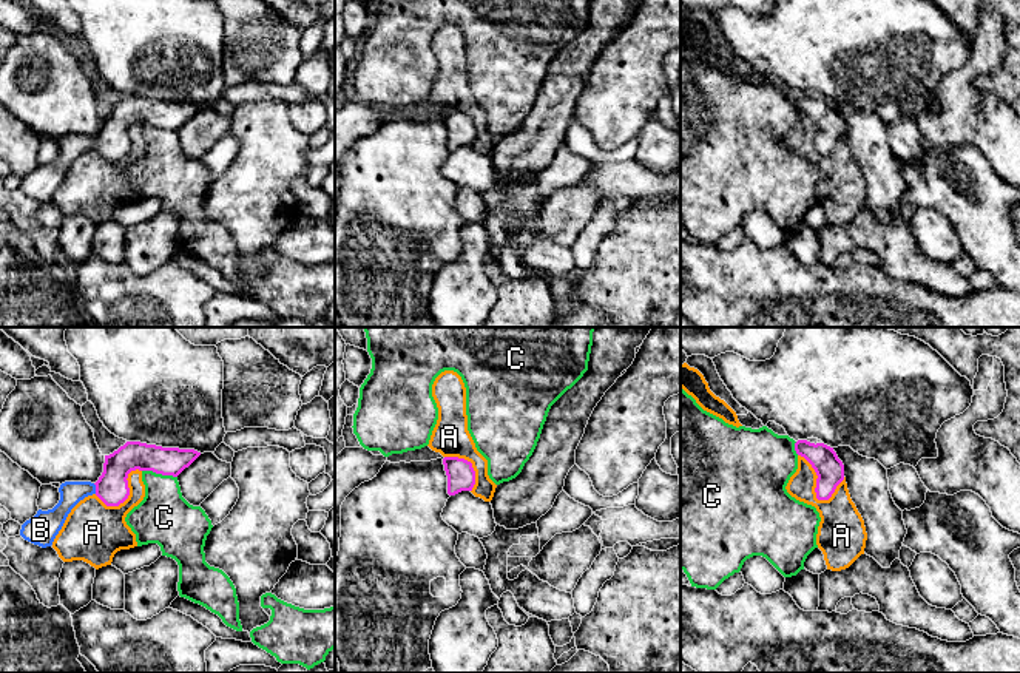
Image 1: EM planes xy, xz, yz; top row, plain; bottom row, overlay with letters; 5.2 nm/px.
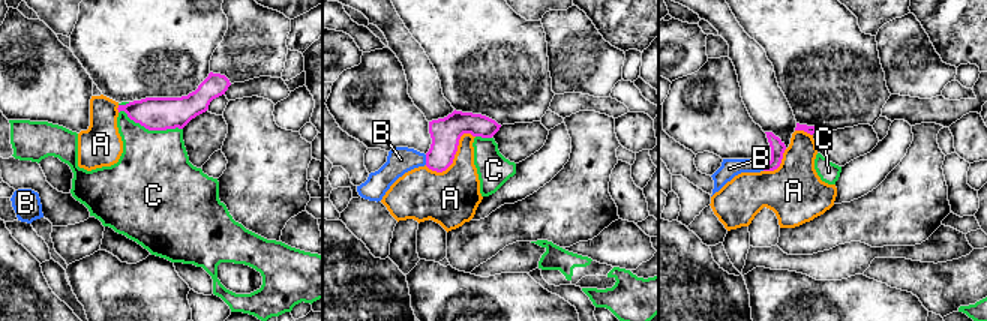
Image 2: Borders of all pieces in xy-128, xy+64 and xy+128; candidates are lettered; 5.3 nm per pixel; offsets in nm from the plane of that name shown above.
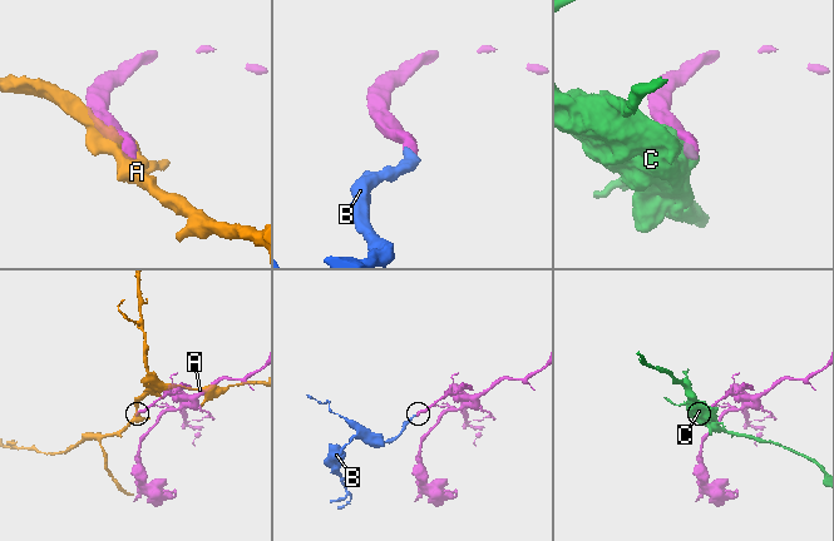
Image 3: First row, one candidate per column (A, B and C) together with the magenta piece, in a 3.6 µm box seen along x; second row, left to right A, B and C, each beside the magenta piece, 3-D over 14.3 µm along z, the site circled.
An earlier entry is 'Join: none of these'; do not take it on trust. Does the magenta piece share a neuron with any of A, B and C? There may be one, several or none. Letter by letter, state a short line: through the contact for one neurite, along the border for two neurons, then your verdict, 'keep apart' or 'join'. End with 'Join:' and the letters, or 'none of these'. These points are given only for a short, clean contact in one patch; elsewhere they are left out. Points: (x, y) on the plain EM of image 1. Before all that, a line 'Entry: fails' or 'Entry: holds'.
Entry: fails
A: keep apart
B: line xy (111, 142), (96, 142), (71, 147); join
C: keep apart
Join: B

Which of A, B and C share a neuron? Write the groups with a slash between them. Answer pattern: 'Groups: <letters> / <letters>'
Groups: A / B / C

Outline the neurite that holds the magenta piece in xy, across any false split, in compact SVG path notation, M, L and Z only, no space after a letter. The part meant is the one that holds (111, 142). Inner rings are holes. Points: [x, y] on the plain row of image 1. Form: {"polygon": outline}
{"polygon": "M127 96L113 108L105 110L103 127L96 137L62 137L59 157L48 165L39 164L32 173L22 179L20 190L42 202L51 201L71 164L85 151L96 148L106 161L119 161L130 150L127 133L131 125L153 125L177 131L199 110L201 107L194 103Z"}

